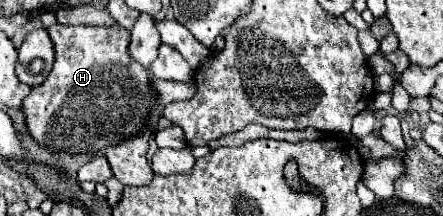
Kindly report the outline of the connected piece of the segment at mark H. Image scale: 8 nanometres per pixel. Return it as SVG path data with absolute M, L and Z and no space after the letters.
M53 24L47 32L55 44L55 64L51 76L47 76L41 86L35 86L21 104L31 136L51 150L79 154L105 152L107 146L117 144L123 136L131 136L131 132L137 132L145 124L145 116L151 110L151 92L147 92L147 80L151 78L145 68L139 68L139 64L127 56L129 30L119 24L111 28Z

